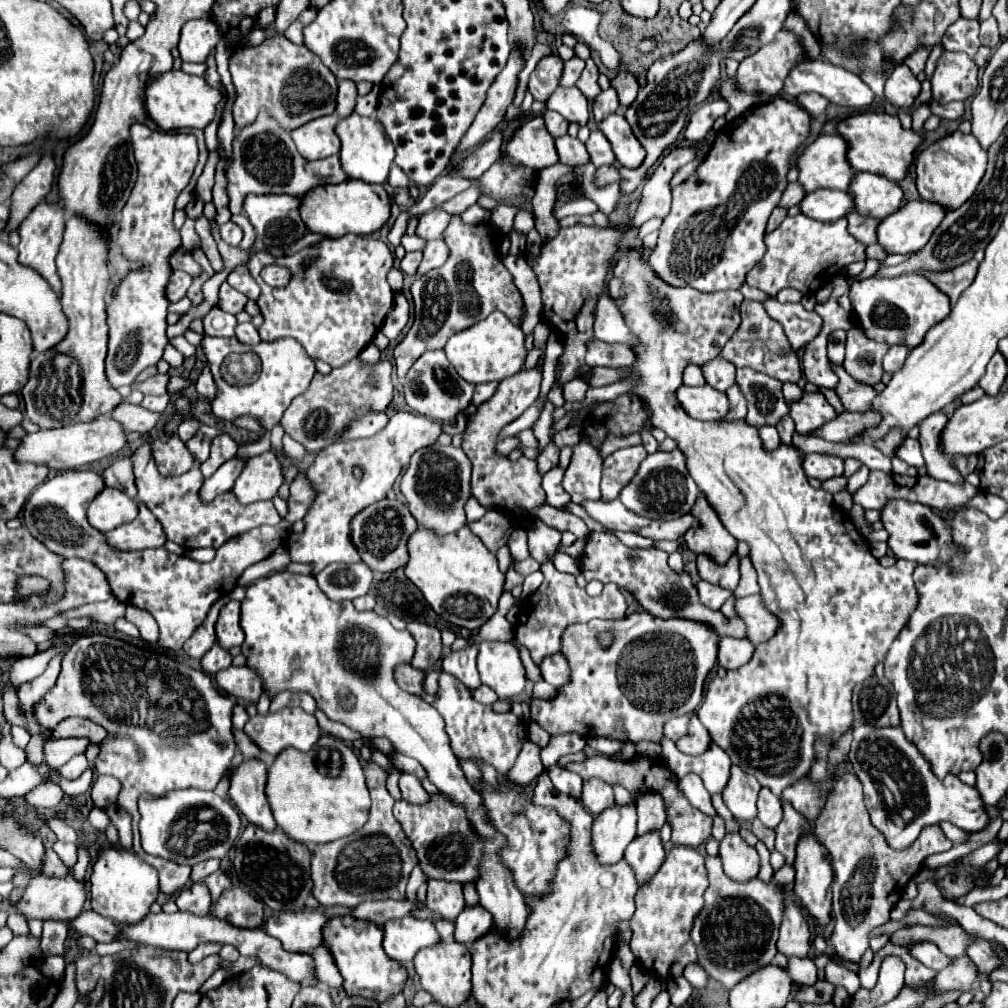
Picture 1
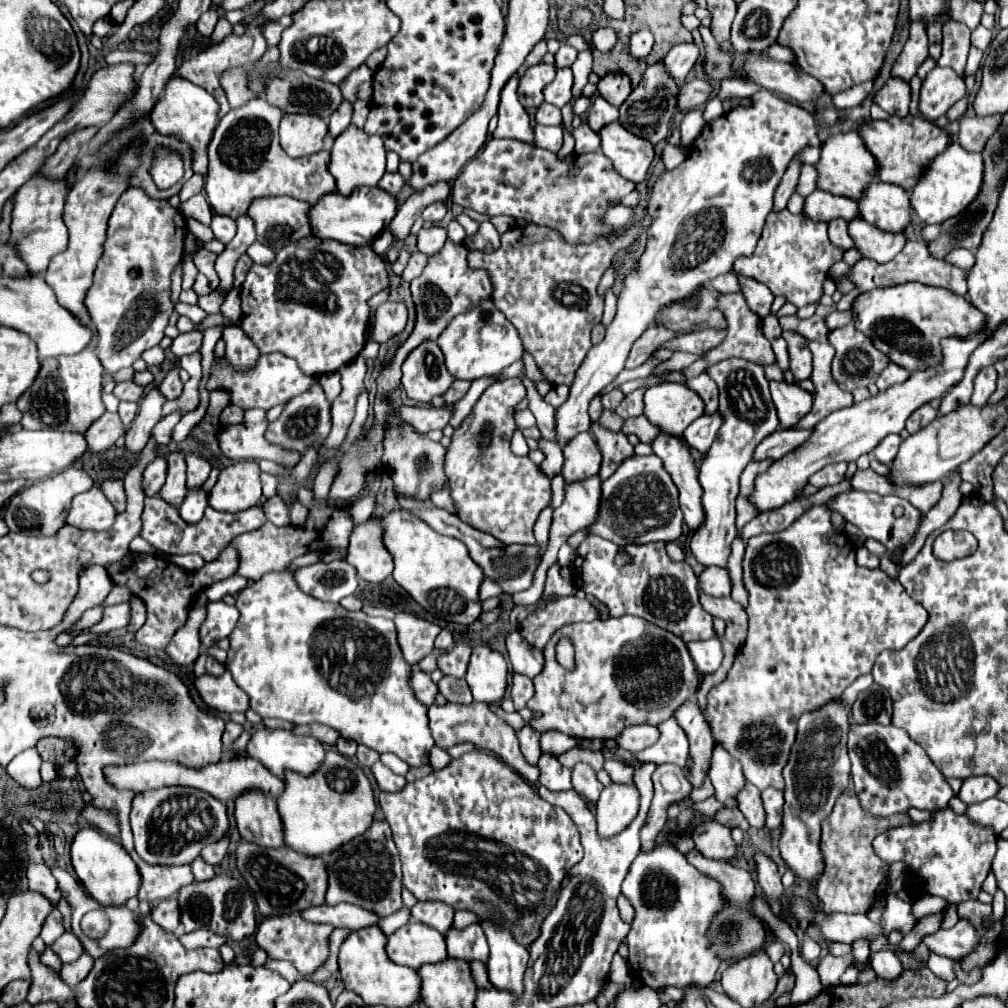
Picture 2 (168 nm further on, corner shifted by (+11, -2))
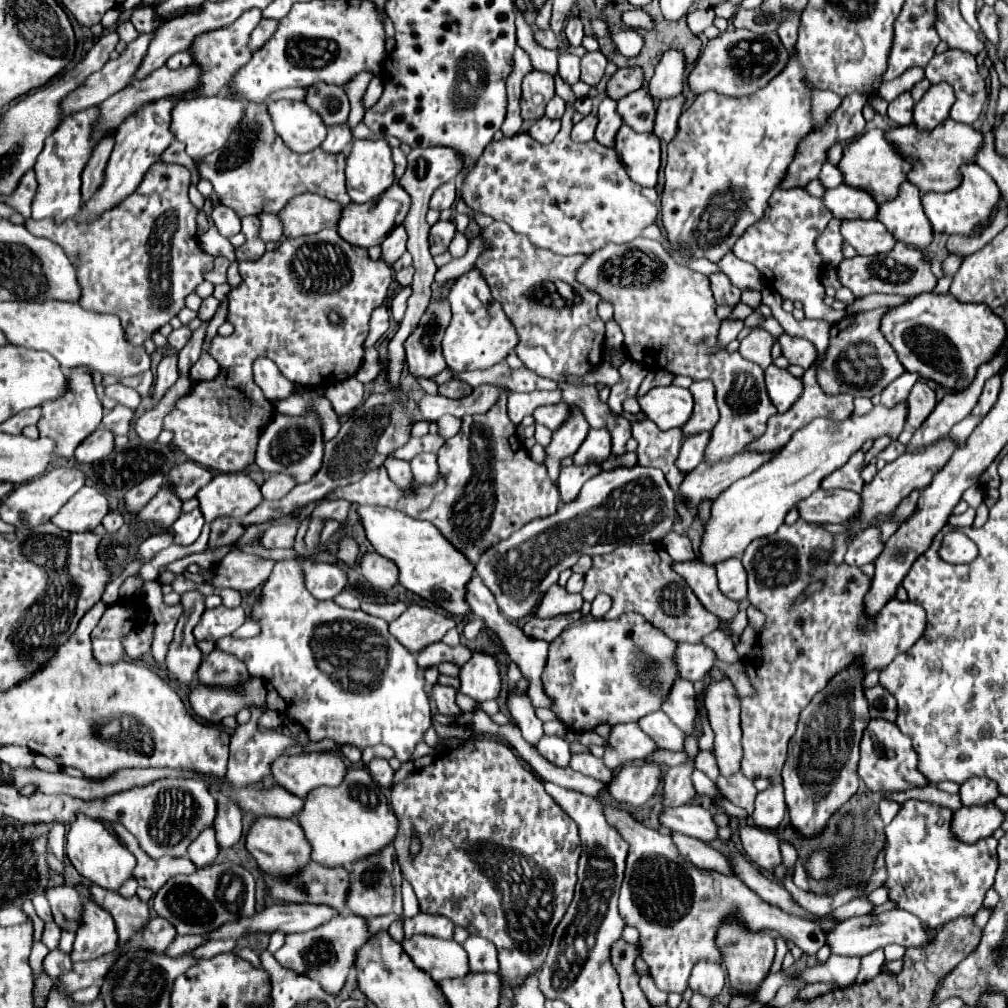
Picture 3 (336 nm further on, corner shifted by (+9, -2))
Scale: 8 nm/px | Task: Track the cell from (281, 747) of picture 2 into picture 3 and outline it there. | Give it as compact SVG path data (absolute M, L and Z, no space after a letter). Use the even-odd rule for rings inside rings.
M310 753L298 757L280 755L272 763L272 775L292 795L306 799L312 789L338 787L348 767L342 757L334 753Z

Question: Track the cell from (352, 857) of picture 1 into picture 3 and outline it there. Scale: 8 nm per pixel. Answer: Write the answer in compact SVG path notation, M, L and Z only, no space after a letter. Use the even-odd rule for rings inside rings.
M392 845L386 847L384 851L380 851L378 855L356 861L352 865L350 881L352 881L352 885L350 885L348 903L346 903L346 909L350 913L366 917L366 919L378 917L378 915L388 915L388 913L402 915L402 893L400 893L402 873L400 873L400 865L398 865L396 851Z

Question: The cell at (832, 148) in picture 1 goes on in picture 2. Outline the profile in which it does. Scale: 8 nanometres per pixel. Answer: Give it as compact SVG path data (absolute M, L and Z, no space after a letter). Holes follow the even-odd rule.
M848 131L848 133L830 135L824 141L822 151L820 151L820 159L818 159L818 163L814 163L814 167L818 169L818 179L816 179L818 189L828 191L832 195L844 195L850 199L860 199L864 187L874 179L872 173L876 171L876 161L872 159L870 151L866 149L866 145L858 137L858 133Z

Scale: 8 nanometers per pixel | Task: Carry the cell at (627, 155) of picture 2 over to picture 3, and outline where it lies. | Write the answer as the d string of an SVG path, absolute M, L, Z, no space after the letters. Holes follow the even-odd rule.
M622 125L616 135L616 151L634 183L642 187L656 187L660 169L660 139L654 133L636 133Z

